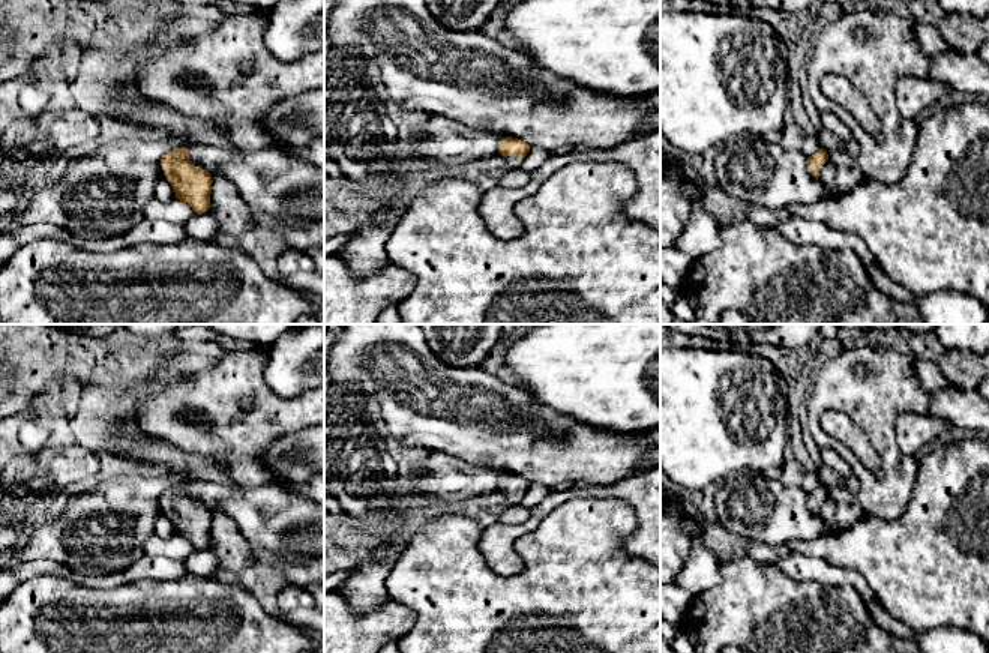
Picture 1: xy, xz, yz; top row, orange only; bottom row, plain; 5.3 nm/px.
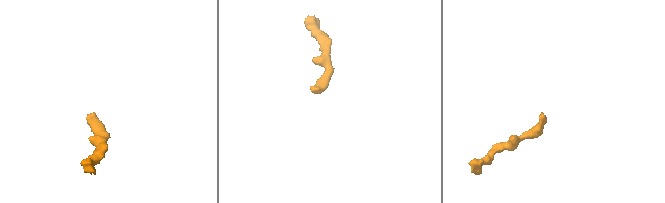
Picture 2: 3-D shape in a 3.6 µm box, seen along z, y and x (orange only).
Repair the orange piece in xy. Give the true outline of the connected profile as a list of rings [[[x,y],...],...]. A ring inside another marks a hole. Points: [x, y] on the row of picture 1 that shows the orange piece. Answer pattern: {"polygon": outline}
{"polygon": [[[188,147],[168,152],[161,165],[177,200],[188,203],[197,215],[209,210],[213,180],[209,171],[189,161]]]}

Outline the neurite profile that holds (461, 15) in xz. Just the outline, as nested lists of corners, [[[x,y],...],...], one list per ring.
[[[425,0],[429,14],[455,32],[479,32],[500,0]]]

